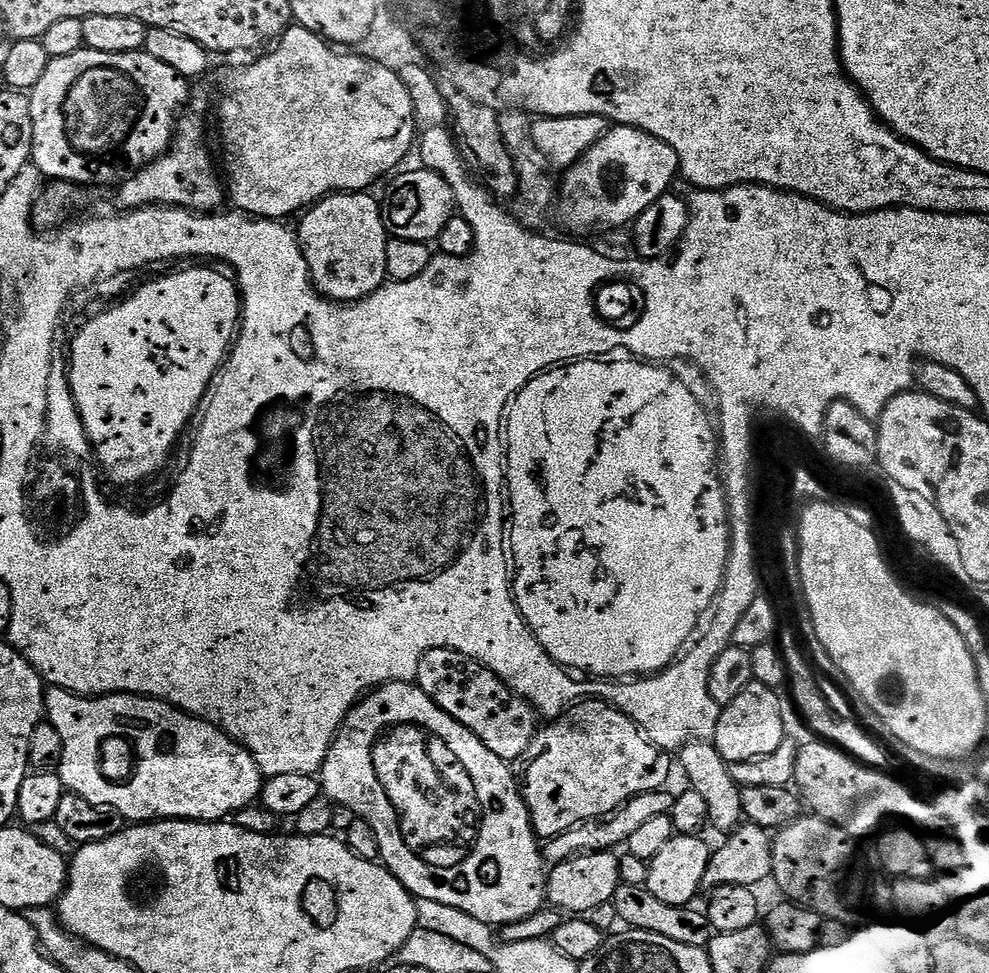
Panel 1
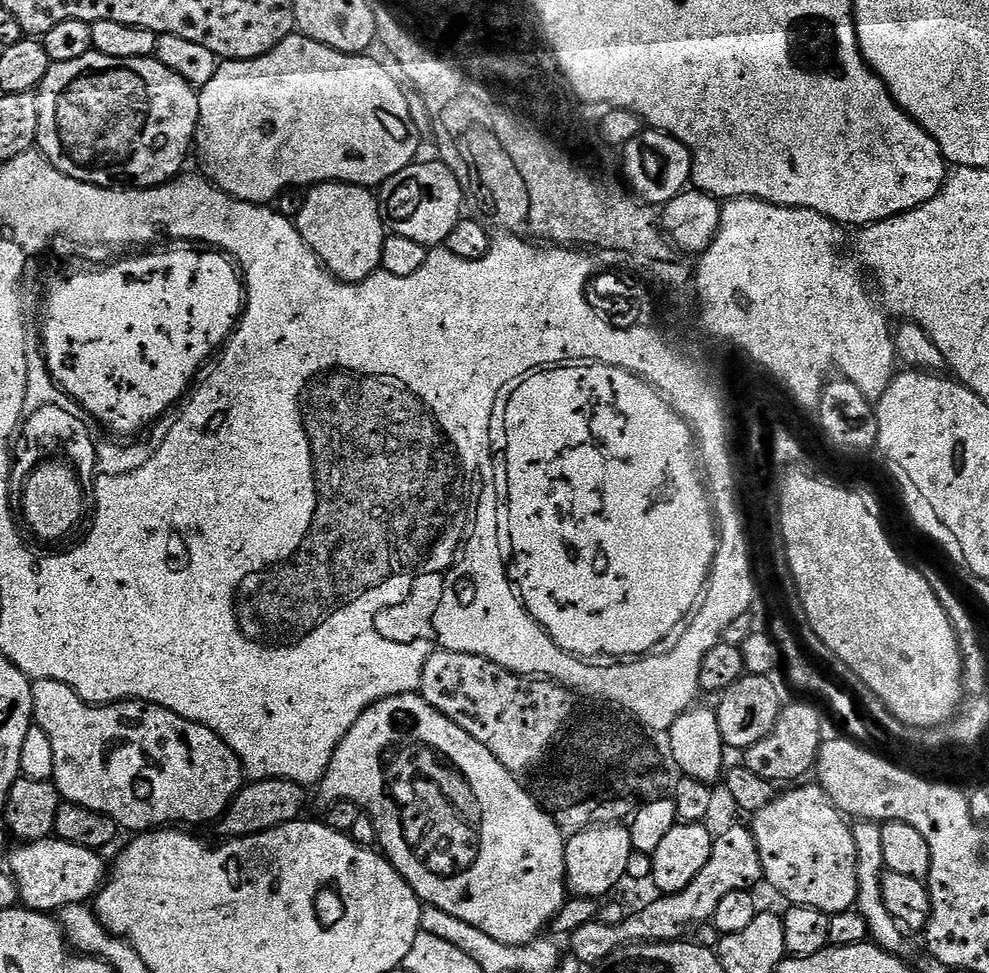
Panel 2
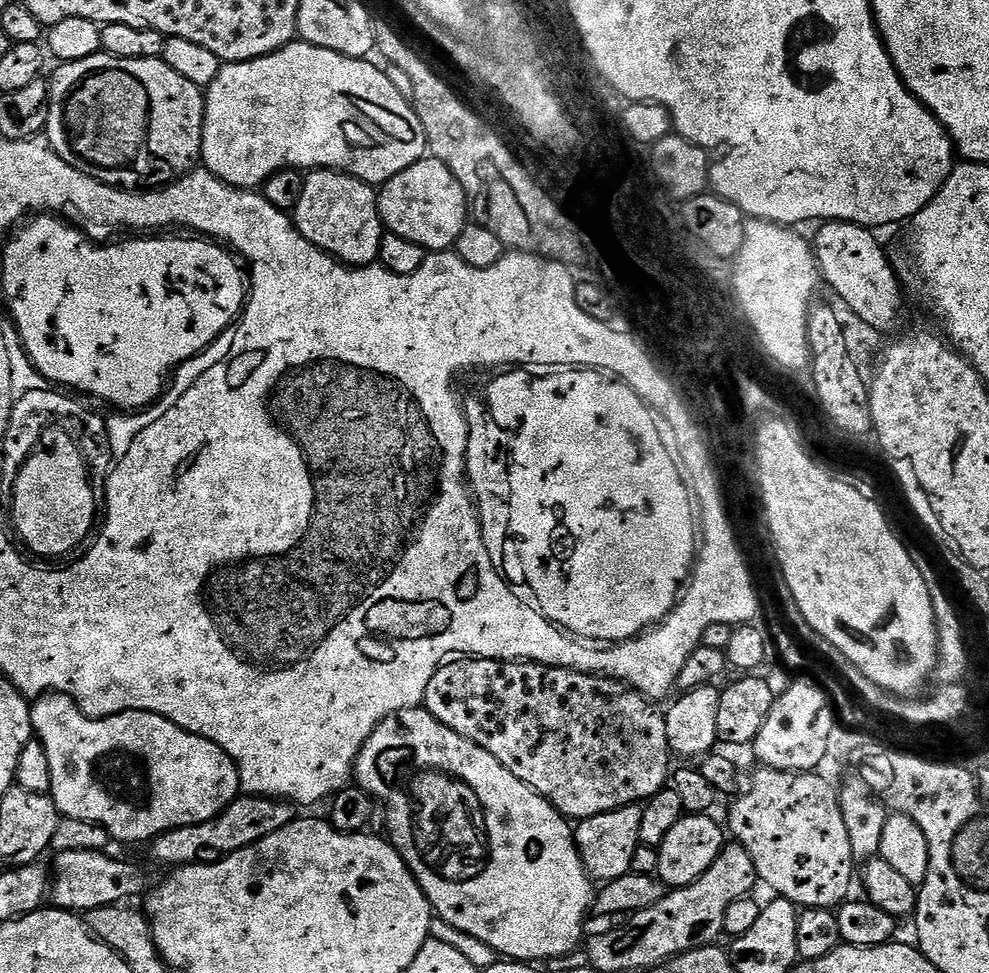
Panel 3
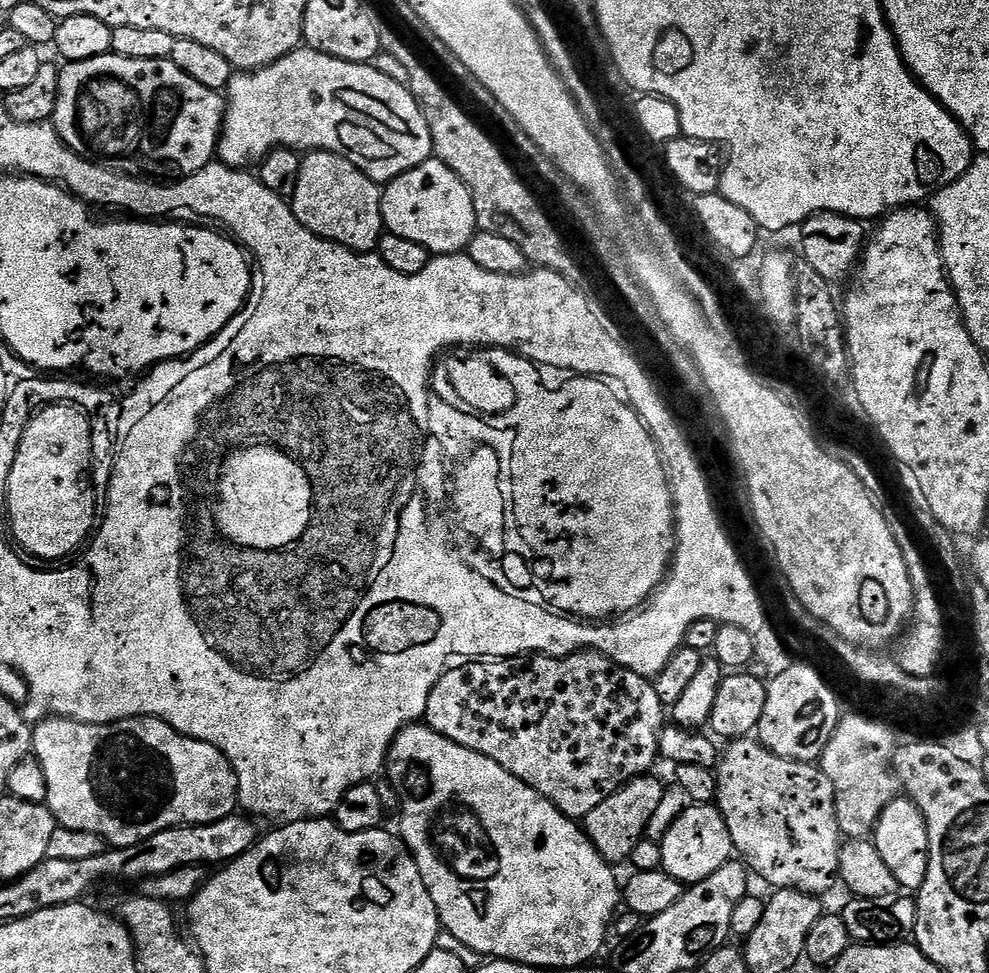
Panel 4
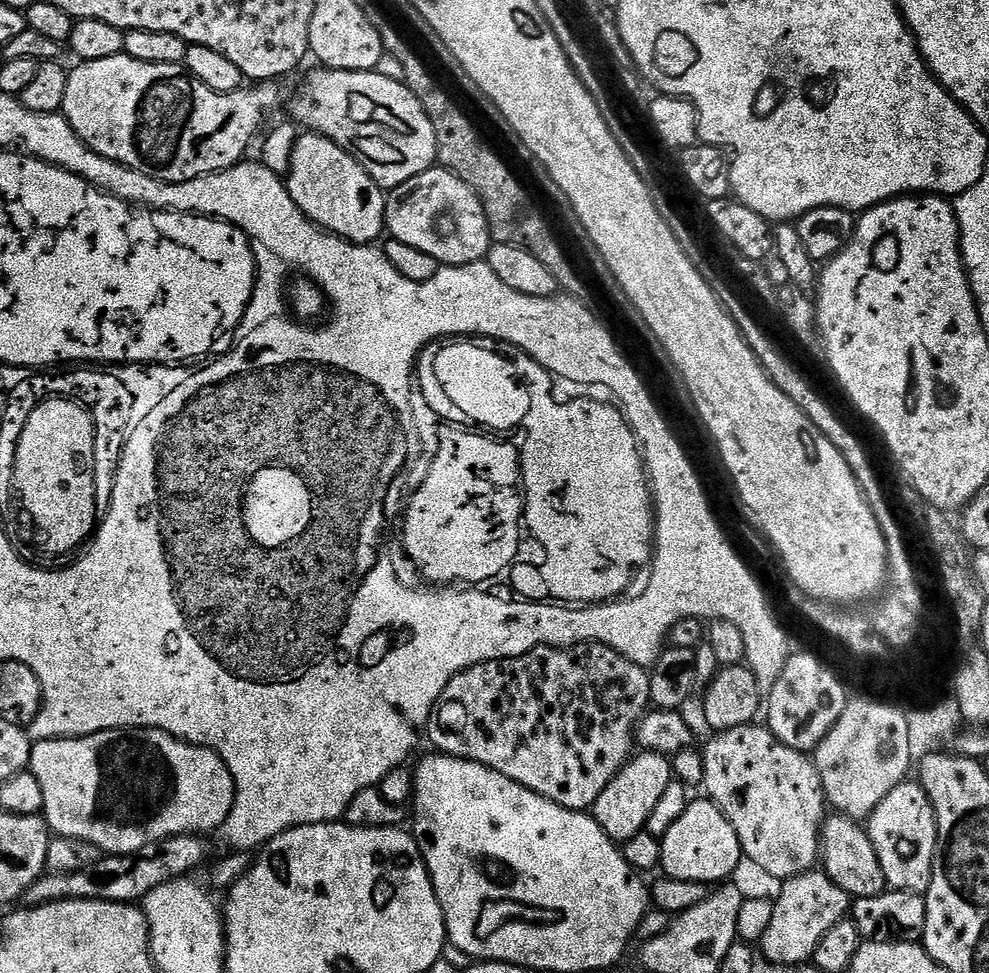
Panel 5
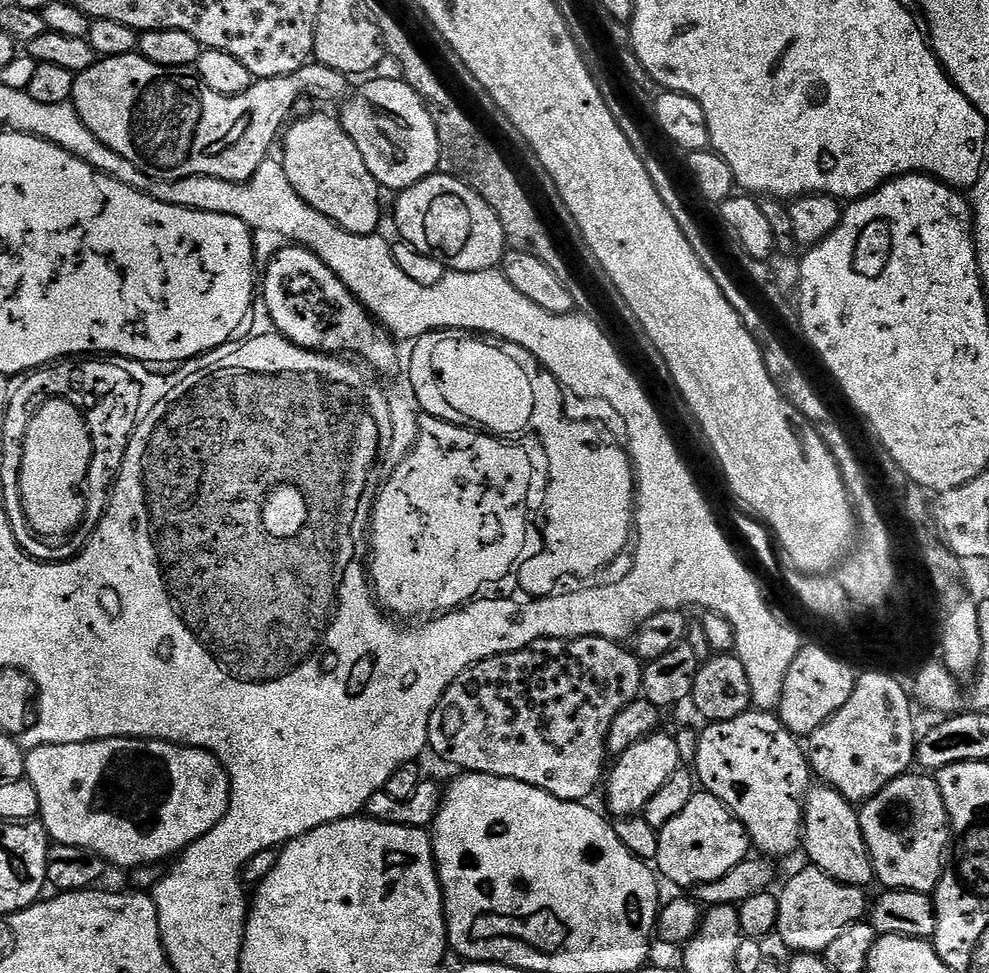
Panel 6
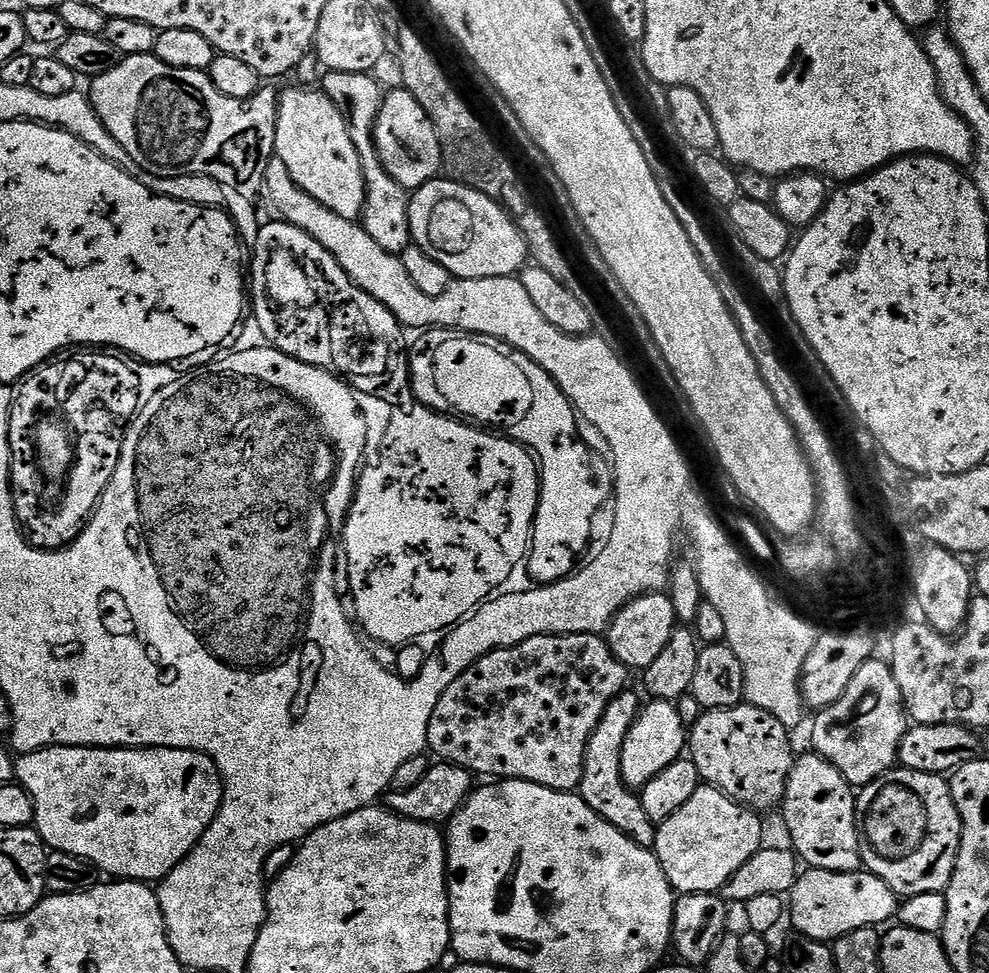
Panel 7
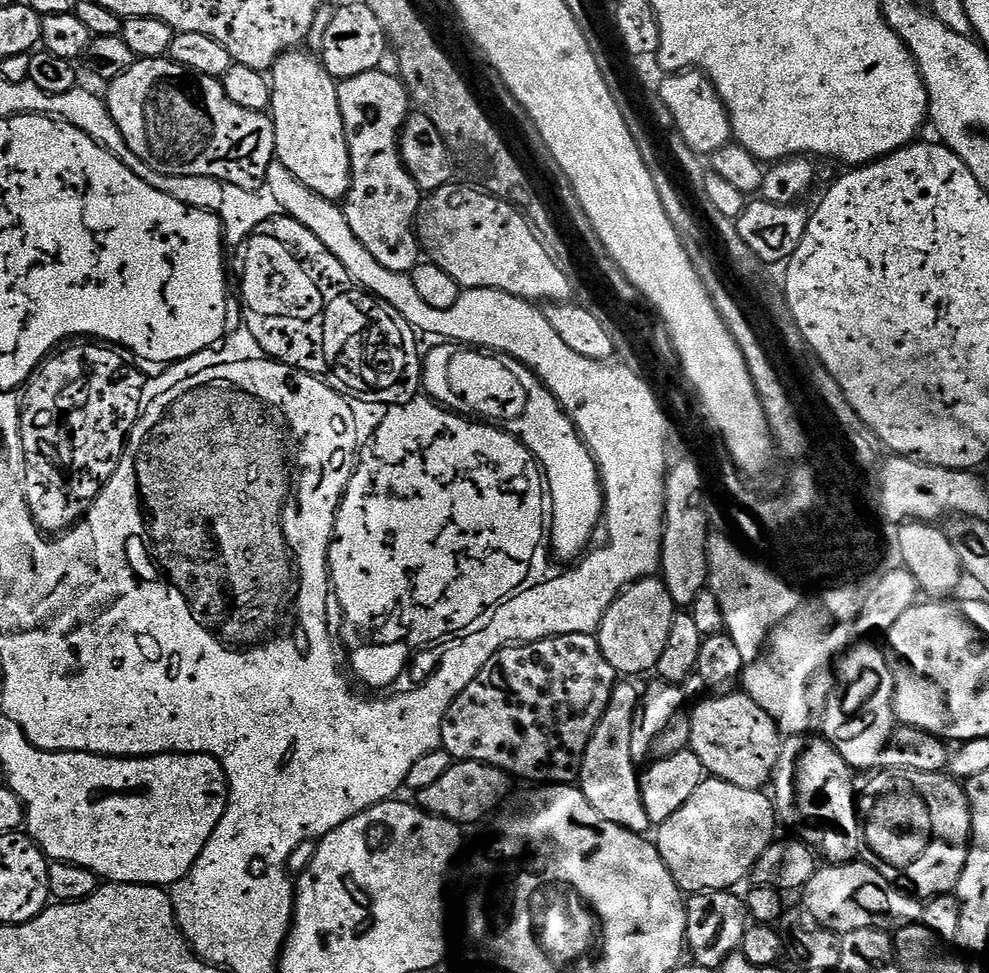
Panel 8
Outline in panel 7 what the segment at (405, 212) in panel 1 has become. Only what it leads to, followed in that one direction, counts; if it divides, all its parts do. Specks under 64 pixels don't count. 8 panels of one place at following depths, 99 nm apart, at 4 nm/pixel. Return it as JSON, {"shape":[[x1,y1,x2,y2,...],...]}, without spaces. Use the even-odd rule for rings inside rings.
{"shape":[[437,178,411,193,410,230,415,247,442,262,456,280,515,277,530,253,516,221,486,194,456,180],[525,259,525,260,524,260]]}

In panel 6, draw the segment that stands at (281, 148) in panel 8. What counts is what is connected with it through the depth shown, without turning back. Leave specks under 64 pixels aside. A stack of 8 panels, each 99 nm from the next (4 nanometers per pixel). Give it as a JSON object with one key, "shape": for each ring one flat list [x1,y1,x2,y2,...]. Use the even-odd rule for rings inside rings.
{"shape":[[335,115,304,116,295,120,287,125,282,136,282,163,294,190,318,214,326,214,338,226,354,234,373,235,380,224,382,189,374,174,366,170,366,162,358,154,358,146,354,146,350,134,346,134]]}

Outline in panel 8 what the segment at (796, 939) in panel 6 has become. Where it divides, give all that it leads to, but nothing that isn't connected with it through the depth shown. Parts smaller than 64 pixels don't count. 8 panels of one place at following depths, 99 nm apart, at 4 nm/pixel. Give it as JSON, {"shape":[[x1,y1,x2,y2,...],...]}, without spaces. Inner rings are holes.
{"shape":[[863,862,817,867,816,873,803,888,802,896,804,896,803,911,813,916,820,923,821,928,829,928,831,932,837,934,867,928,896,930,905,924,917,923,922,916,922,904,917,897,895,888,886,878,882,878,882,874,878,874,878,870]]}

